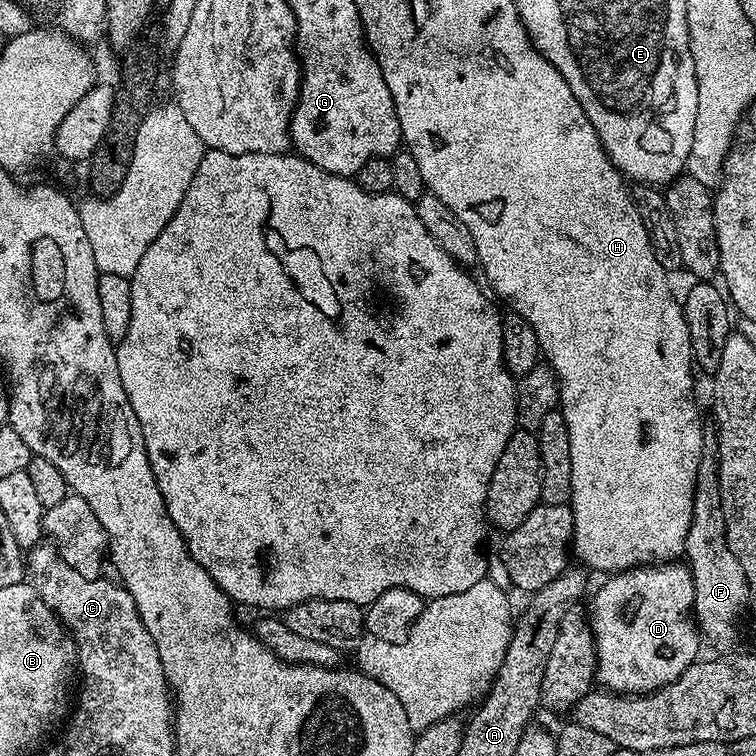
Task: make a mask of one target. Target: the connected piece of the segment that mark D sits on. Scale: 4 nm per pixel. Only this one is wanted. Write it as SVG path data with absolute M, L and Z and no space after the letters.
M656 562L651 566L630 568L626 572L609 575L605 580L608 581L596 593L591 593L590 607L599 687L625 696L657 692L662 686L678 679L701 655L702 636L693 617L695 586L692 572L684 562Z

